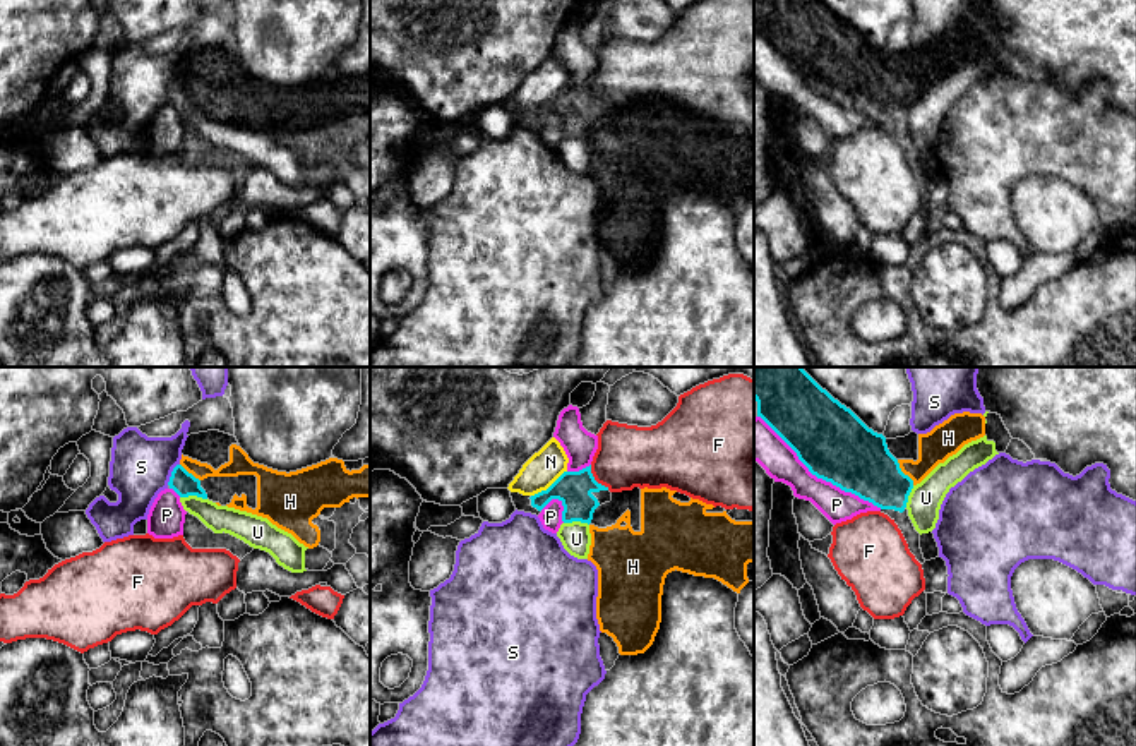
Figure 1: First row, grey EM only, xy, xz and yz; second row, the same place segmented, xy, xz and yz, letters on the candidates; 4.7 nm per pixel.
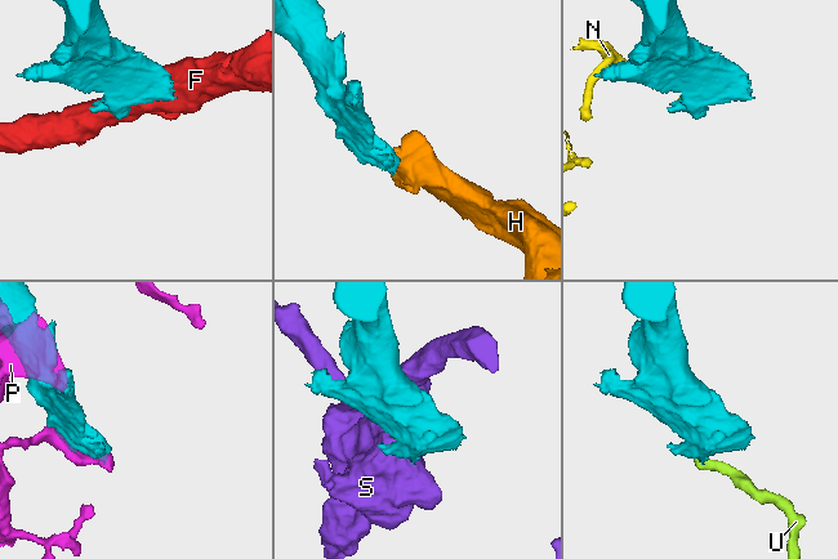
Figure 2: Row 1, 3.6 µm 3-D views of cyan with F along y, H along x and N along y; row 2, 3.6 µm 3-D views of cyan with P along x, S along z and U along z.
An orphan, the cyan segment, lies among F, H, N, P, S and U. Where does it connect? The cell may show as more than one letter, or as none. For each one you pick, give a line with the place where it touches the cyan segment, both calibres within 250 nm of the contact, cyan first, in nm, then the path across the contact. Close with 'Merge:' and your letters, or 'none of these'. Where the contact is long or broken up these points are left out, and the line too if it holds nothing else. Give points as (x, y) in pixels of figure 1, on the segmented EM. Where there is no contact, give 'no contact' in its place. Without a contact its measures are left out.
H: contact yz (902, 472); calibres 320 and 160 nm
Merge: H

